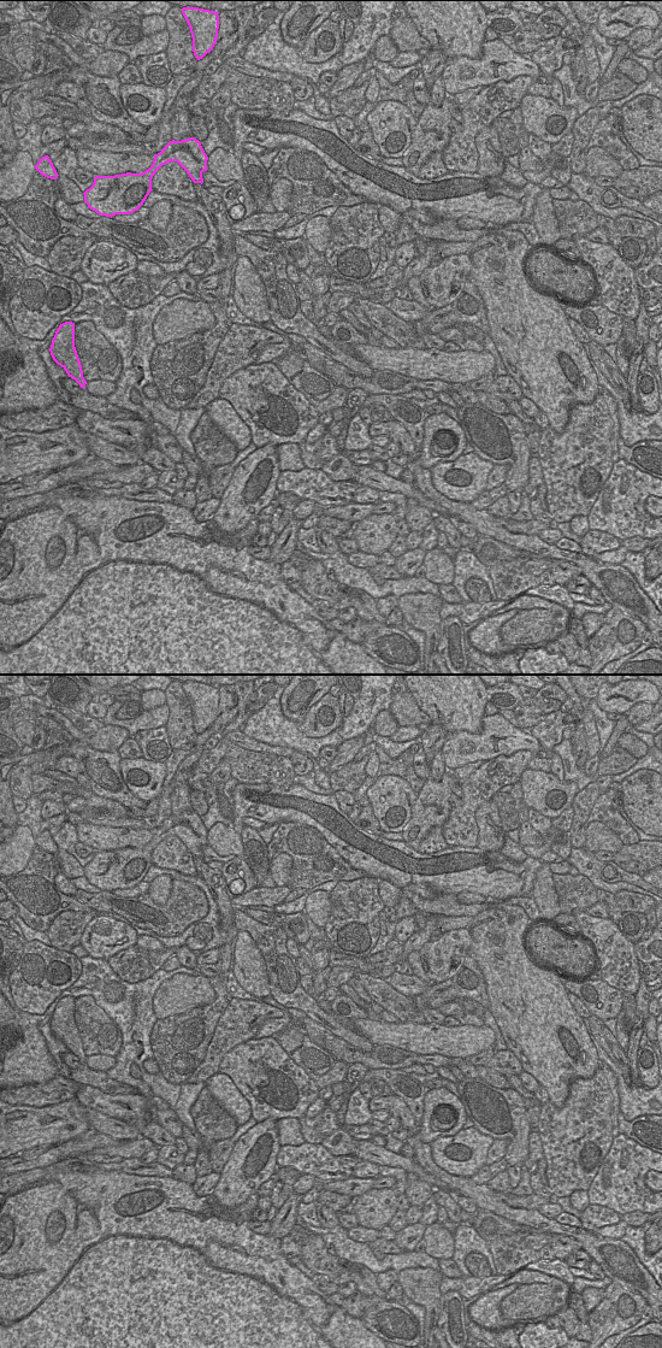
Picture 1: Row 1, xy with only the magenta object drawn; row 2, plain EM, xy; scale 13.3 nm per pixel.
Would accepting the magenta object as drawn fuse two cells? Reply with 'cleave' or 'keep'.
cleave

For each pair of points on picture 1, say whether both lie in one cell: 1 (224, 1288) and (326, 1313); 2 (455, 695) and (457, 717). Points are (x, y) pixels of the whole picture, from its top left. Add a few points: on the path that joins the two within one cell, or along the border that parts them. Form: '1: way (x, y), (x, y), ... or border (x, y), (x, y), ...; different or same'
1: way (249, 1313), (301, 1313); same
2: way (456, 700), (457, 712); same

